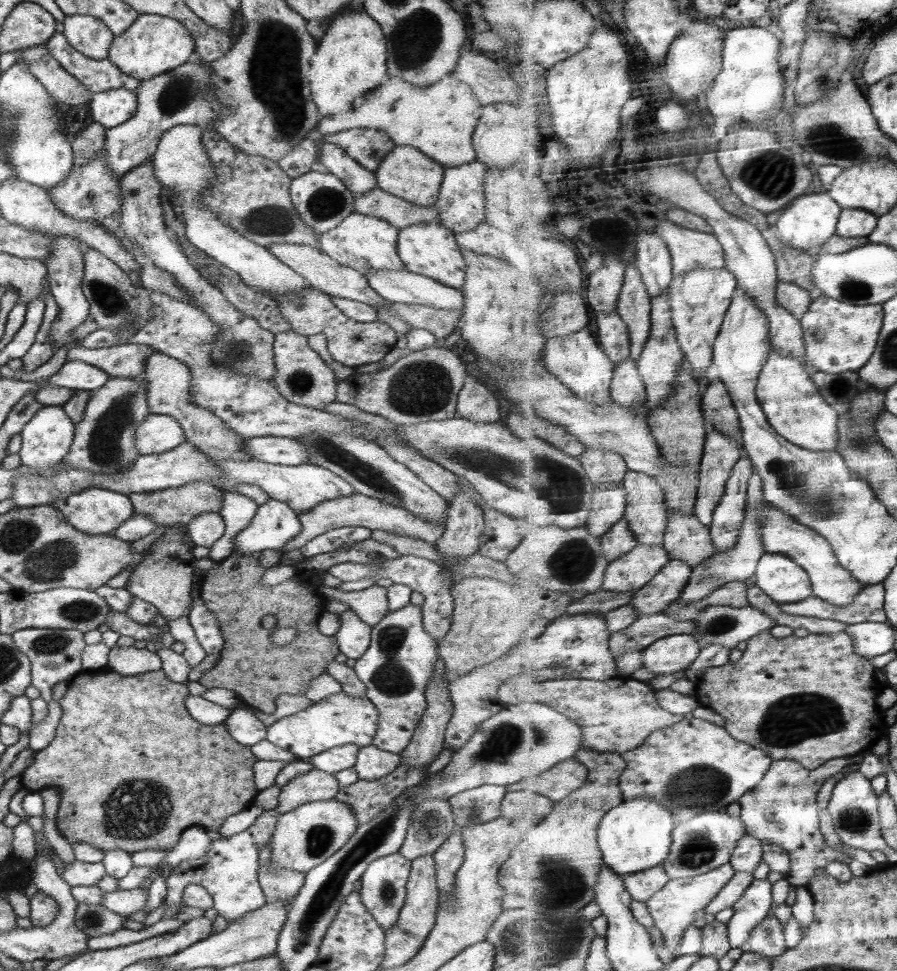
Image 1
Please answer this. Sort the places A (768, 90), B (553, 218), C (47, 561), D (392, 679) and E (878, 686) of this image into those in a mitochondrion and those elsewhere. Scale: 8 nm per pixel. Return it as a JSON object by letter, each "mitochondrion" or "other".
{"A":"other","B":"other","C":"mitochondrion","D":"mitochondrion","E":"other"}

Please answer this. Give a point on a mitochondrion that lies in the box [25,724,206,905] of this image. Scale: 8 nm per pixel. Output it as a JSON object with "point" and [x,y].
{"point":[124,817]}

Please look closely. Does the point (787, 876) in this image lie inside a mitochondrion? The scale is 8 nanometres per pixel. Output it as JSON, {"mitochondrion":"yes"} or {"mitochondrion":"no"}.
{"mitochondrion":"no"}

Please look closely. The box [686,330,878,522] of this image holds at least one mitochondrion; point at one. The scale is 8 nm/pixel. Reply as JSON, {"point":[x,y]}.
{"point":[789,478]}

